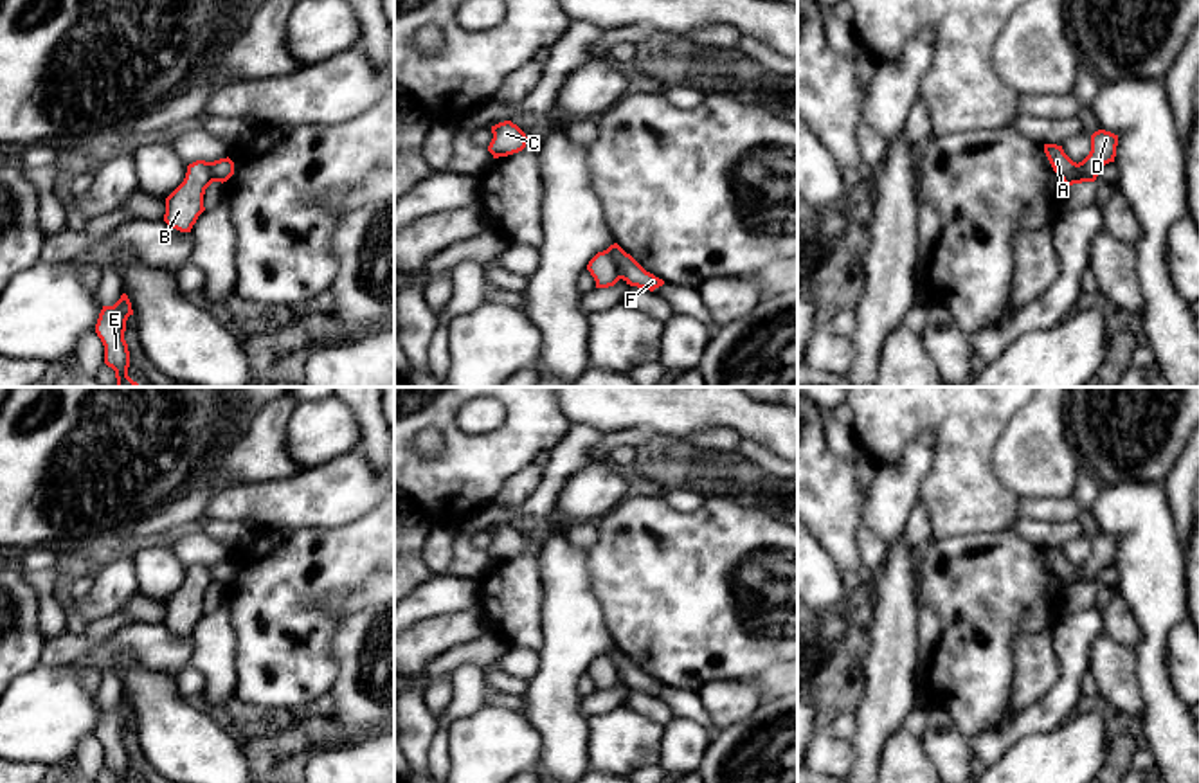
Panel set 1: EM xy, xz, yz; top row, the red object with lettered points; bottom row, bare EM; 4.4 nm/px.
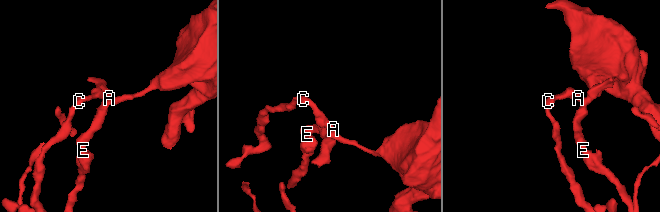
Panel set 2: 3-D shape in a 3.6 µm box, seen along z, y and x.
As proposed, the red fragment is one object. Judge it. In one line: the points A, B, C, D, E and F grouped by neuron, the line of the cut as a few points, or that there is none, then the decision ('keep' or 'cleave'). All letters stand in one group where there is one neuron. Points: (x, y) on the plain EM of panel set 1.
A C F / B D E | xz (605, 654), (622, 681) | cleave

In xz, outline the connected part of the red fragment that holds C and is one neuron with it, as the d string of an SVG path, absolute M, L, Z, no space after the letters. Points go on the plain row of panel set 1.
M511 524L491 529L491 536L493 542L488 549L488 554L493 558L493 562L518 556L527 547L526 536Z

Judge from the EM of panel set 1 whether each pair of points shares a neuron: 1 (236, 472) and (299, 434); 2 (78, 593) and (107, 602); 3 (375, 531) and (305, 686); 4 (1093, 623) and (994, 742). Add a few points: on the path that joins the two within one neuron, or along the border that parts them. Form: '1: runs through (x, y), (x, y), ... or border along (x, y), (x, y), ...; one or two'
1: border along (296, 405), (287, 429), (287, 452), (303, 468); two
2: border along (94, 576), (92, 589), (69, 607); two
3: runs through (337, 569), (305, 602), (305, 648); one
4: runs through (1073, 657), (1070, 684), (1036, 719), (1028, 720); one

